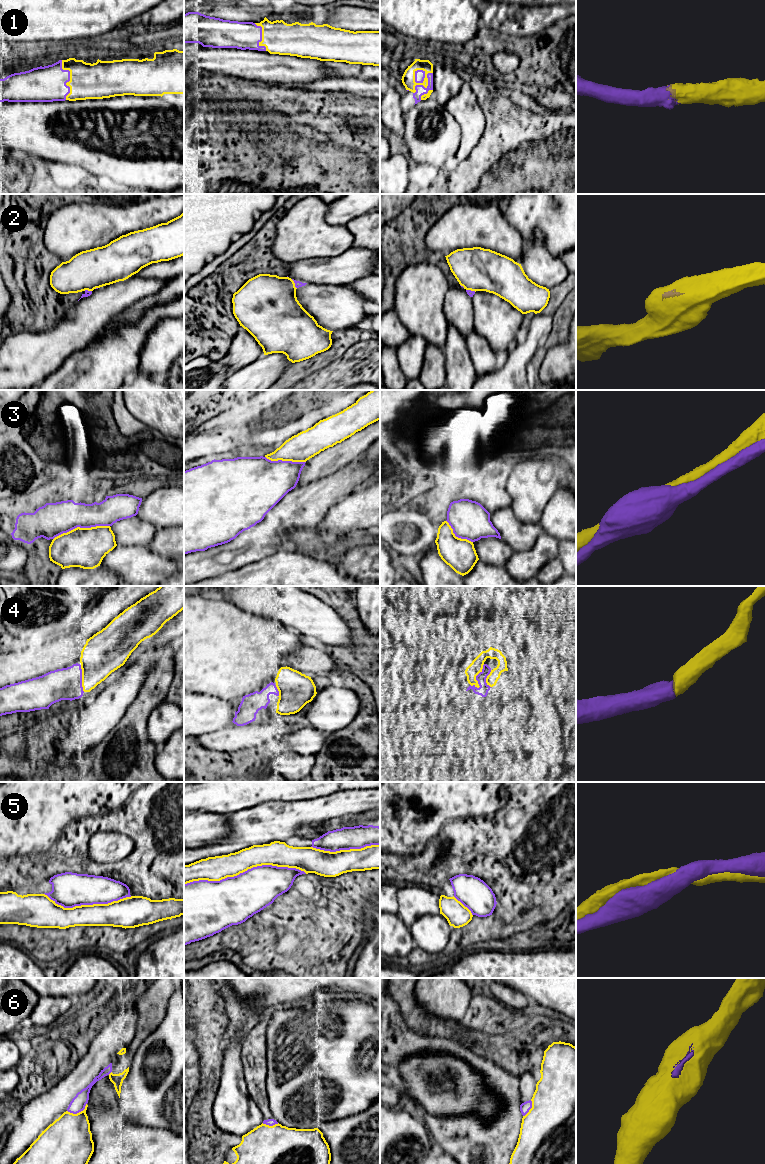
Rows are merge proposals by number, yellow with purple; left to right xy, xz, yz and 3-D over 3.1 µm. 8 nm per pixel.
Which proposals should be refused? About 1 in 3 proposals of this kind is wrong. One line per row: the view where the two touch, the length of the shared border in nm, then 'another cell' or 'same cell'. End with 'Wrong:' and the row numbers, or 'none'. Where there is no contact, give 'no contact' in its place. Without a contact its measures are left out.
1: yz | 240 nm | same cell
2: xz | 90 nm | same cell
3: xy | 460 nm | another cell
4: yz | 220 nm | same cell
5: xz | 1000 nm | another cell
6: xy | 170 nm | same cell
Wrong: 3, 5

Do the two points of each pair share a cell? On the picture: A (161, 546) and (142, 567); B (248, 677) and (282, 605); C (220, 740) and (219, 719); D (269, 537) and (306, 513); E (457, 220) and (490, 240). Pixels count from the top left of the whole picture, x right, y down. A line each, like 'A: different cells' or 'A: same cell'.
A: different cells
B: different cells
C: different cells
D: same cell
E: same cell

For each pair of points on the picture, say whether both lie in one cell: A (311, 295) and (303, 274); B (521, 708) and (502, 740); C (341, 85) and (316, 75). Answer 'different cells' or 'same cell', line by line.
A: different cells
B: same cell
C: different cells

